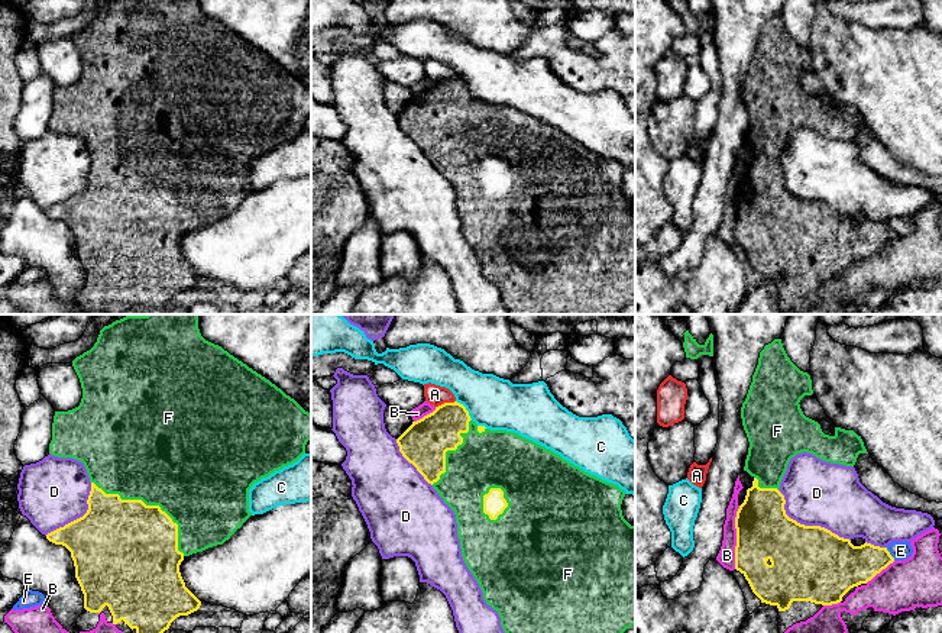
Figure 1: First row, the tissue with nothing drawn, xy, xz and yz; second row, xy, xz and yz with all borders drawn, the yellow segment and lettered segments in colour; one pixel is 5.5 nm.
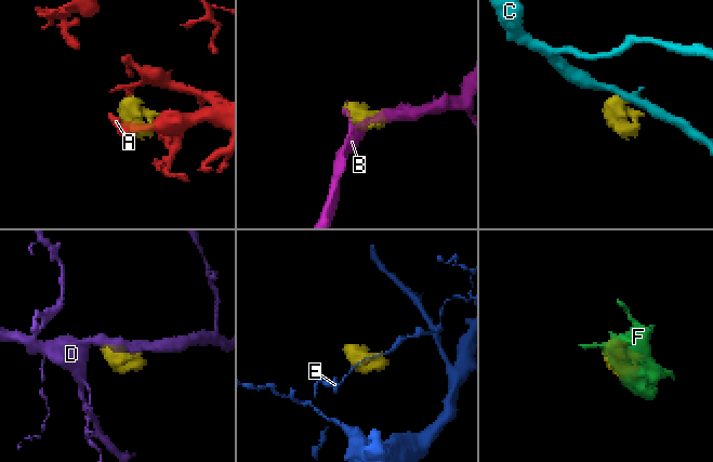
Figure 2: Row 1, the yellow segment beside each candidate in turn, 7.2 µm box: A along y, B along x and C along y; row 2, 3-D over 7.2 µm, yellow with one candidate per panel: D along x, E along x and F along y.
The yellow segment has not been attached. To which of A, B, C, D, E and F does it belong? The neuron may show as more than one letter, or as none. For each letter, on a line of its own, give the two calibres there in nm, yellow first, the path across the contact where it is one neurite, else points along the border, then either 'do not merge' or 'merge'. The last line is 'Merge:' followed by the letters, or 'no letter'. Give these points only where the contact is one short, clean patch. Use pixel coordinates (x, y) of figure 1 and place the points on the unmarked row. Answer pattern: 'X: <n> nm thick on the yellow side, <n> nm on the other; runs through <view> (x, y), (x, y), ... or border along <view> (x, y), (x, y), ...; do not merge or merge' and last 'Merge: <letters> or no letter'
A: 260 nm thick on the yellow side, 110 nm on the other; border along xz (455, 76), (444, 77), (436, 83); do not merge
B: 300 nm thick on the yellow side, 100 nm on the other; do not merge
C: 240 nm thick on the yellow side, 280 nm on the other; do not merge
D: 420 nm thick on the yellow side, 360 nm on the other; do not merge
E: 240 nm thick on the yellow side, 110 nm on the other; do not merge
F: 500 nm thick on the yellow side, 480 nm on the other; merge
Merge: F

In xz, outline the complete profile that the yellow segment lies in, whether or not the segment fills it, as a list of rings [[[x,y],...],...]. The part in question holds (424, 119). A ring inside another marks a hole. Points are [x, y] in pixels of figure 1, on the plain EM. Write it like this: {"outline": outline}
{"outline": [[[457,77],[444,78],[433,88],[412,97],[396,114],[396,119],[402,132],[454,187],[463,236],[478,256],[486,280],[498,287],[501,301],[509,314],[621,314],[627,304],[635,301],[635,201],[631,201],[622,191],[624,165],[585,148],[553,126],[518,109],[478,101],[466,83]]]}

